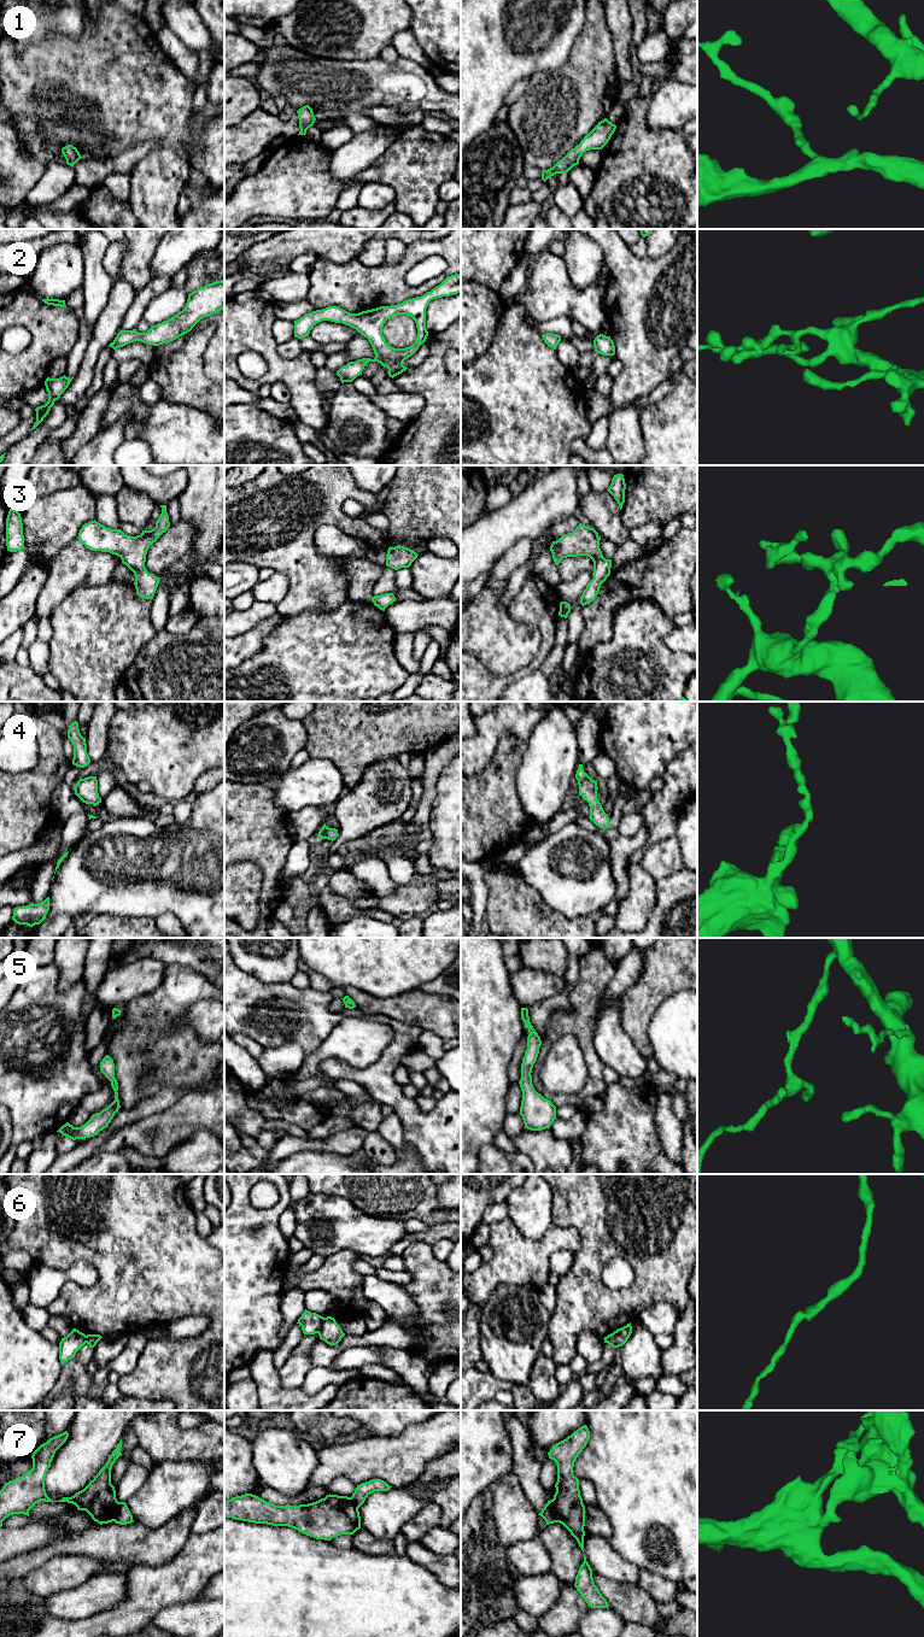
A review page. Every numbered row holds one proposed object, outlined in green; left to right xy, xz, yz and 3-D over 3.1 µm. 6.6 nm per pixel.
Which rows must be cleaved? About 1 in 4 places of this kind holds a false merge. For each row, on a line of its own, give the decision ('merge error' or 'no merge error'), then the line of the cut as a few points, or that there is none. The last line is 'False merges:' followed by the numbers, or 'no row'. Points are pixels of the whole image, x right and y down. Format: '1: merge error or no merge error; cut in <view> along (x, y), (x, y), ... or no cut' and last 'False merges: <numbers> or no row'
1: no merge error; no cut
2: no merge error; no cut
3: no merge error; no cut
4: no merge error; no cut
5: no merge error; no cut
6: merge error; cut in xz along (323, 1318), (317, 1332)
7: merge error; cut in yz along (549, 1501), (556, 1521)
False merges: 6, 7

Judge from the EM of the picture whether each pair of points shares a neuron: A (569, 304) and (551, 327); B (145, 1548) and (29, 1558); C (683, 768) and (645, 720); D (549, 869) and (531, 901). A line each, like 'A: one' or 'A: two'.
A: two
B: one
C: two
D: two

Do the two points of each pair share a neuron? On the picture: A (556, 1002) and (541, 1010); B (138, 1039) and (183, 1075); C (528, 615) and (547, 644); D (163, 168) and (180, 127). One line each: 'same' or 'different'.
A: same
B: same
C: same
D: different

